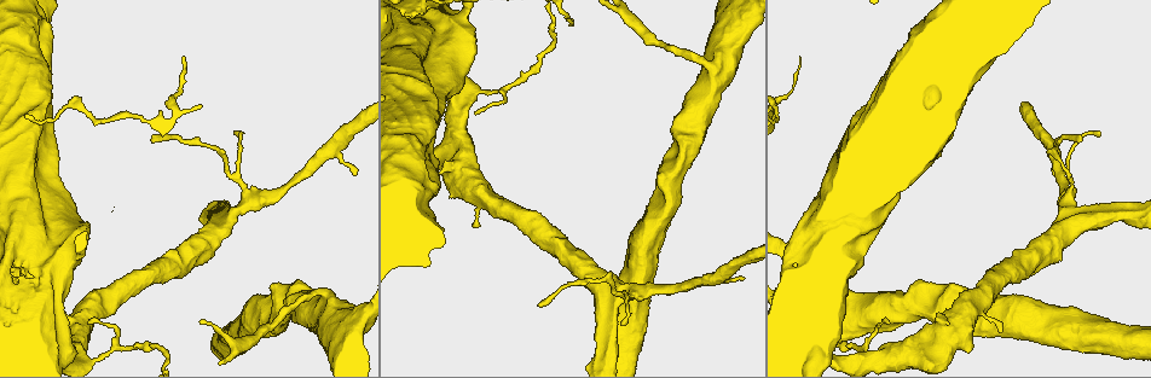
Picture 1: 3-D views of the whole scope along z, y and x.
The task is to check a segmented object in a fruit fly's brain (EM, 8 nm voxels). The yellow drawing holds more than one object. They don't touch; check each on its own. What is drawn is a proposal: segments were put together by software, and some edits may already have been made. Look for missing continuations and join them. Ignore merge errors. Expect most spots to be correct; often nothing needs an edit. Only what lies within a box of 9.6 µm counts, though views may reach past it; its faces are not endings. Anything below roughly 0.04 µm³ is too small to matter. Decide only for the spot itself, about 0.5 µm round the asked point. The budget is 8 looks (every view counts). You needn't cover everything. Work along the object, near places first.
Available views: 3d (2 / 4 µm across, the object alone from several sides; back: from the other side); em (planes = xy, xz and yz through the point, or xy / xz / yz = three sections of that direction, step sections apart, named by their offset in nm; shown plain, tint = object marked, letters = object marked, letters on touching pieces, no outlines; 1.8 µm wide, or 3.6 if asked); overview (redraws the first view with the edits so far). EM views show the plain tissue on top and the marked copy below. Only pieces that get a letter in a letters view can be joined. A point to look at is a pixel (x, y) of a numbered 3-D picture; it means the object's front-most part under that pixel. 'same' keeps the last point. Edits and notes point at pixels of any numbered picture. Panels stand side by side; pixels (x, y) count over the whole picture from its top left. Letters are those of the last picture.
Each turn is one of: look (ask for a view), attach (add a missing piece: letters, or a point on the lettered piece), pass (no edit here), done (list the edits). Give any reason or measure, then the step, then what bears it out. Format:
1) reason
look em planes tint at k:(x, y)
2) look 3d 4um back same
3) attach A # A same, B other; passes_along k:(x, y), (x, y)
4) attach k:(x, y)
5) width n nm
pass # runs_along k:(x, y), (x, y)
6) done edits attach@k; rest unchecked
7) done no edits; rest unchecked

free end
look em planes letters at 1:(1053, 173)

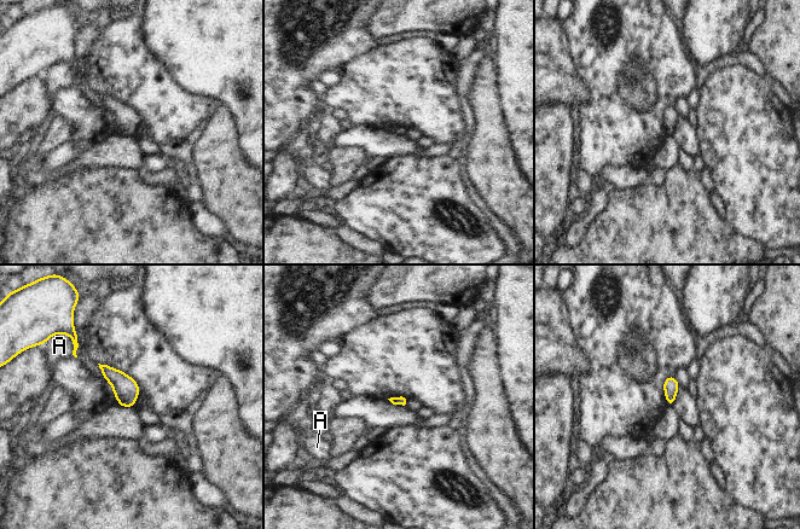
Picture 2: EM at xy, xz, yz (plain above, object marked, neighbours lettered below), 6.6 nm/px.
pass # A other; border 2:(70, 339), (73, 354); none of them fits

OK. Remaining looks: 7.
end of a long branch
look em planes letters at 1:(1079, 138)

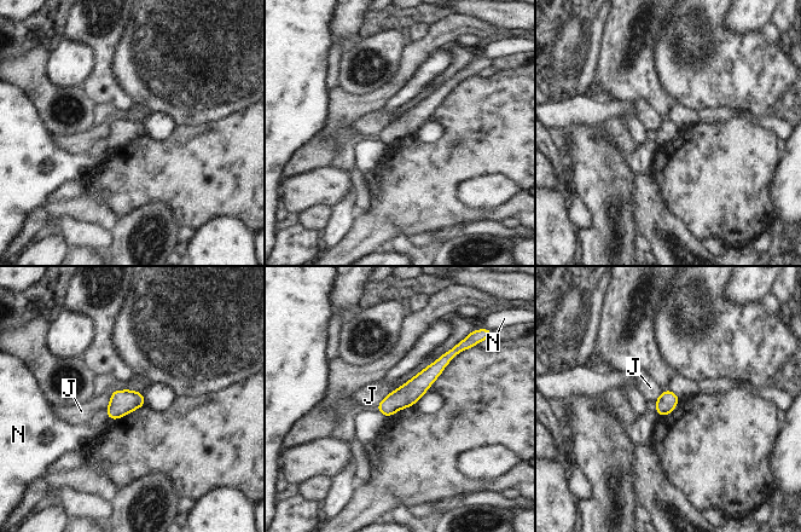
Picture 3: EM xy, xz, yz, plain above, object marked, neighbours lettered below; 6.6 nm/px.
width 130 nm; longest_contact J 180 nm
pass # J other, N other; no lettered piece goes on from it

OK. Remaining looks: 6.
calibre changes
look 3d 2um at 1:(624, 13)

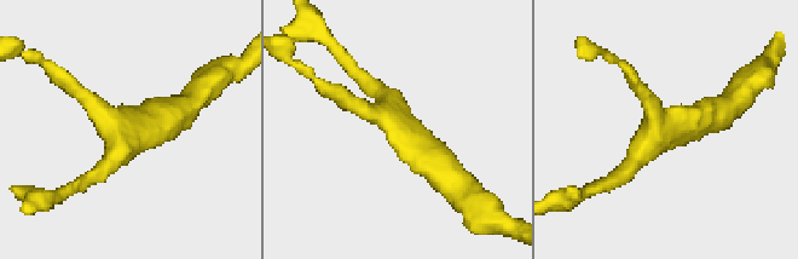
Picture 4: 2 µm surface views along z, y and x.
need the tissue
look em planes letters at 4:(662, 123)

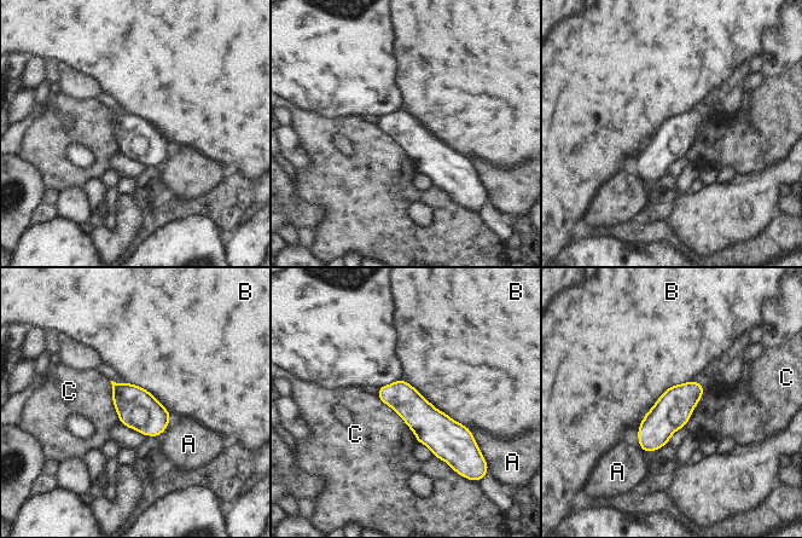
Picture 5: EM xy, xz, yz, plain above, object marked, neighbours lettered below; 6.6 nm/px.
width 220 nm
pass # A other, B other, C other; runs_along 5:(382, 389), (447, 439), (468, 440); no lettered piece goes on from it

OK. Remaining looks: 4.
thick end
look em 3.6um planes letters at 1:(998, 297)

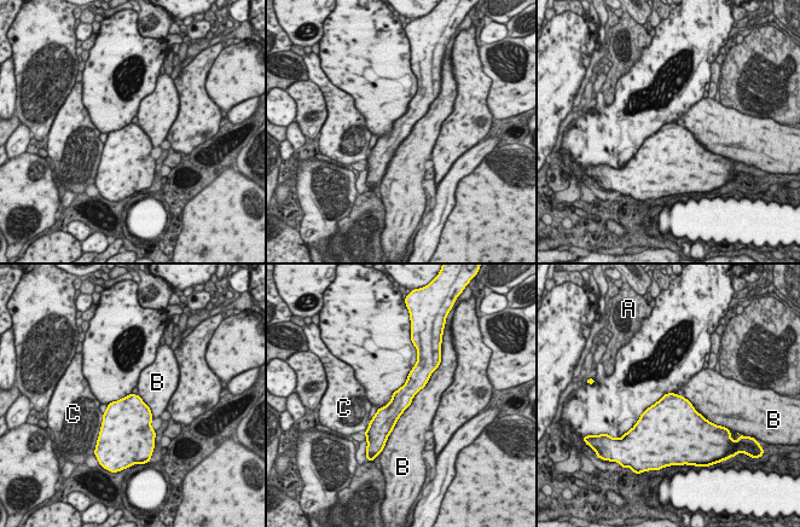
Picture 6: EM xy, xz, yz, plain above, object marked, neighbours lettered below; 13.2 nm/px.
pass # A other, B other, C other; runs_along 6:(423, 372), (380, 426); none of them fits

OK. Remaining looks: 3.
done no edits; rest unchecked

